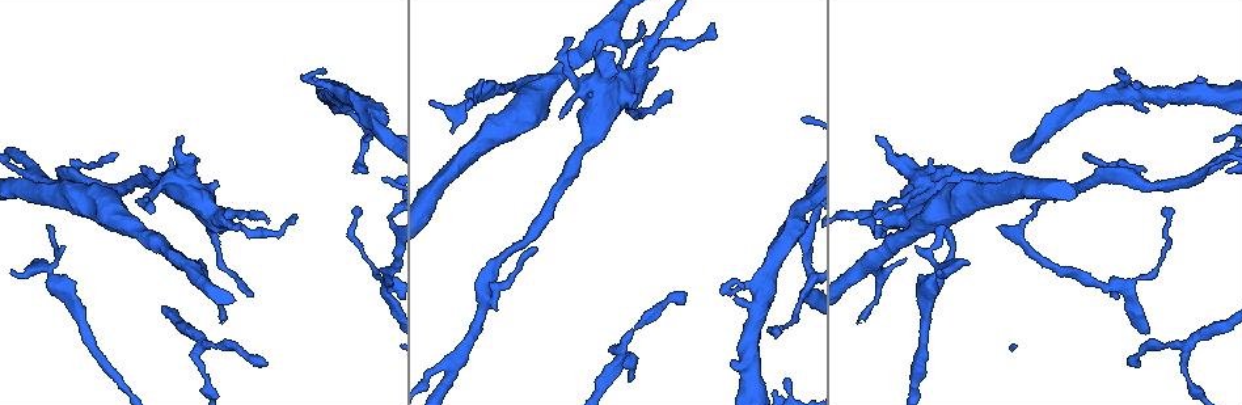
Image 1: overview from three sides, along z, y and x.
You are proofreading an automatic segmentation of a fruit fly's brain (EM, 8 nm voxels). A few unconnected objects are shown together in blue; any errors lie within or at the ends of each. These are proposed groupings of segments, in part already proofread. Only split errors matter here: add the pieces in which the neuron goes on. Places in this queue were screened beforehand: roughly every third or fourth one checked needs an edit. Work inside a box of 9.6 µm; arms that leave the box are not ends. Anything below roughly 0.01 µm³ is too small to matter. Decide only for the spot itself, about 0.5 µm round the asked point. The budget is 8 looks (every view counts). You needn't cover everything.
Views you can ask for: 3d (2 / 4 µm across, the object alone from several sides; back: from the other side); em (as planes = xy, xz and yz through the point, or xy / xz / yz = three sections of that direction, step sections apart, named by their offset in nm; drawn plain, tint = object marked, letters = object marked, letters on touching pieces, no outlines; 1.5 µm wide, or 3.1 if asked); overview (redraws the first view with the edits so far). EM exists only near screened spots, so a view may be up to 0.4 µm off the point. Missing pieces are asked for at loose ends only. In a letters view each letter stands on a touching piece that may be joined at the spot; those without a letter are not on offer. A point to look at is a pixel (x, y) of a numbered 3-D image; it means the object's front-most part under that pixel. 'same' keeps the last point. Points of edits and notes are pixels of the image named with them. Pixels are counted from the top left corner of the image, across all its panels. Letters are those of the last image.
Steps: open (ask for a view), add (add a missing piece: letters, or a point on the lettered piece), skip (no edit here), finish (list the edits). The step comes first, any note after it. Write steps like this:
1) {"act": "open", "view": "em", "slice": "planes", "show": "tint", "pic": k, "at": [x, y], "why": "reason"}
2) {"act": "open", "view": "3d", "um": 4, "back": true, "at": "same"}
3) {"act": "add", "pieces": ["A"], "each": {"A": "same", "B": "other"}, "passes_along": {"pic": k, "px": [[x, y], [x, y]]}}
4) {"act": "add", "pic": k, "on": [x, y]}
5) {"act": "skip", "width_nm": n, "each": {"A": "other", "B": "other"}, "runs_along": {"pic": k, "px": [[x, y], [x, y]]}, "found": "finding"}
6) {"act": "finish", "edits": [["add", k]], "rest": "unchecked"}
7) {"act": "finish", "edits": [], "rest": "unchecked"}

{"act": "open", "view": "3d", "um": 2, "pic": 1, "at": [1199, 77], "why": "free end"}

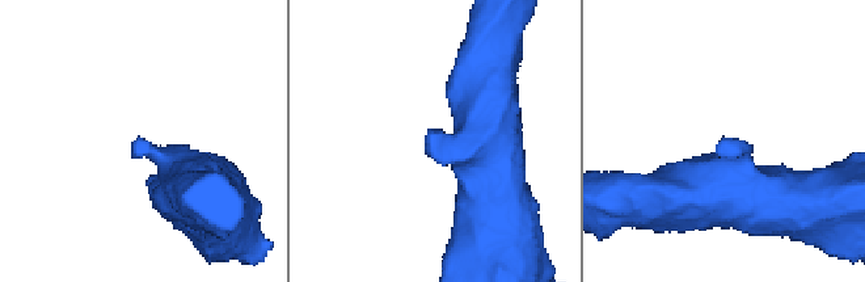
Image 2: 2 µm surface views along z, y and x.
{"act": "open", "view": "em", "slice": "planes", "show": "letters", "pic": 2, "at": [134, 148], "why": "need the tissue"}

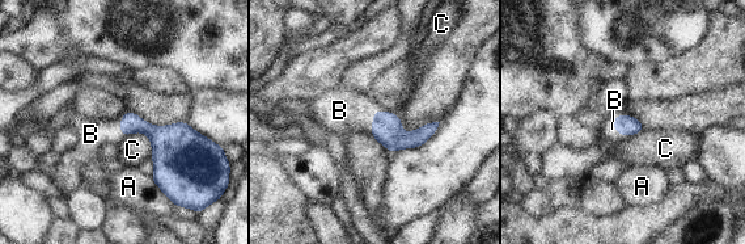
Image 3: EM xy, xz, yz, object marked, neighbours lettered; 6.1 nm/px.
{"act": "add", "pieces": ["B"], "each": {"A": "other", "B": "same", "C": "other"}, "found": "it goes on there"}

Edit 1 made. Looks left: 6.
{"act": "open", "view": "3d", "um": 4, "pic": 1, "at": [775, 332], "why": "free end"}

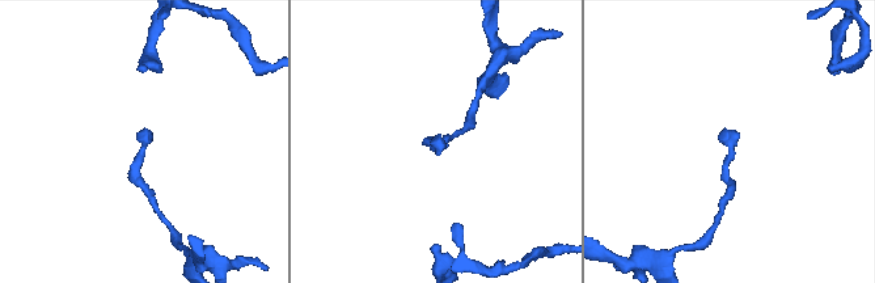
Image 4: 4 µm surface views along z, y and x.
{"act": "open", "view": "em", "slice": "xy", "step": 4, "show": "letters", "pic": 4, "at": [435, 142]}

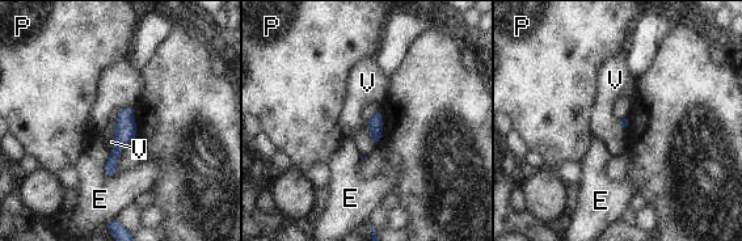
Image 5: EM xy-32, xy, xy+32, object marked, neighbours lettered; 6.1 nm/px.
{"act": "open", "view": "em", "slice": "planes", "show": "letters", "at": "same"}

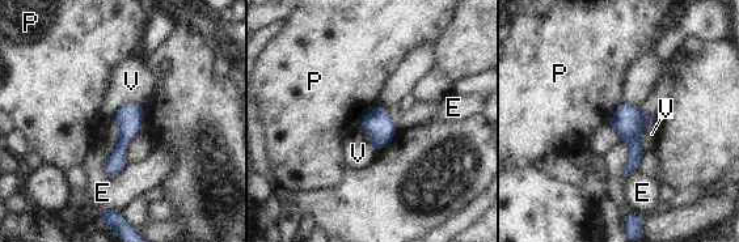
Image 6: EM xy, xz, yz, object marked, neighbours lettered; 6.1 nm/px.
{"act": "skip", "each": {"E": "other", "P": "other", "V": "other"}, "found": "no lettered piece goes on from it"}

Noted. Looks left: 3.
{"act": "open", "view": "em", "slice": "planes", "show": "letters", "pic": 1, "at": [266, 362], "why": "an open end"}

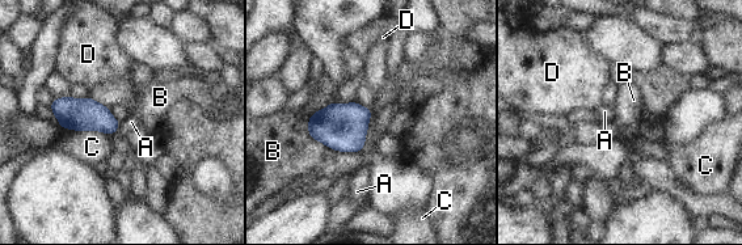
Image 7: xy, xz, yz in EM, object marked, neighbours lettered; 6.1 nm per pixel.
{"act": "skip", "width_nm": 190, "each": {"A": "other", "B": "other", "C": "other", "D": "other"}, "border": {"pic": 7, "px": [[366, 136], [365, 146], [359, 151]]}, "found": "no lettered piece goes on from it"}

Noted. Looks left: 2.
{"act": "open", "view": "3d", "um": 4, "pic": 1, "at": [903, 259], "why": "an open end"}

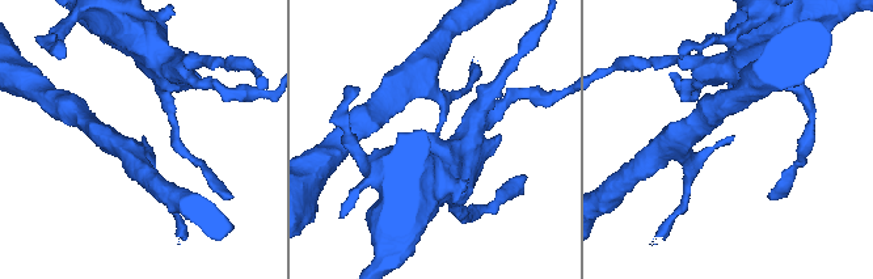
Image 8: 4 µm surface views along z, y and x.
{"act": "open", "view": "em", "slice": "xz", "step": 8, "show": "letters", "pic": 8, "at": [143, 137]}

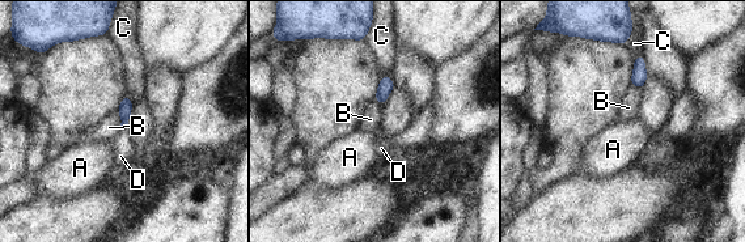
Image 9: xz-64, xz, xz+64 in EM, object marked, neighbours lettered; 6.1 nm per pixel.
{"act": "skip", "each": {"A": "other", "B": "other", "C": "other", "D": "other"}, "found": "none of them fits"}

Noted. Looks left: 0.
{"act": "finish", "edits": [["add", 3]], "rest": "unchecked"}

